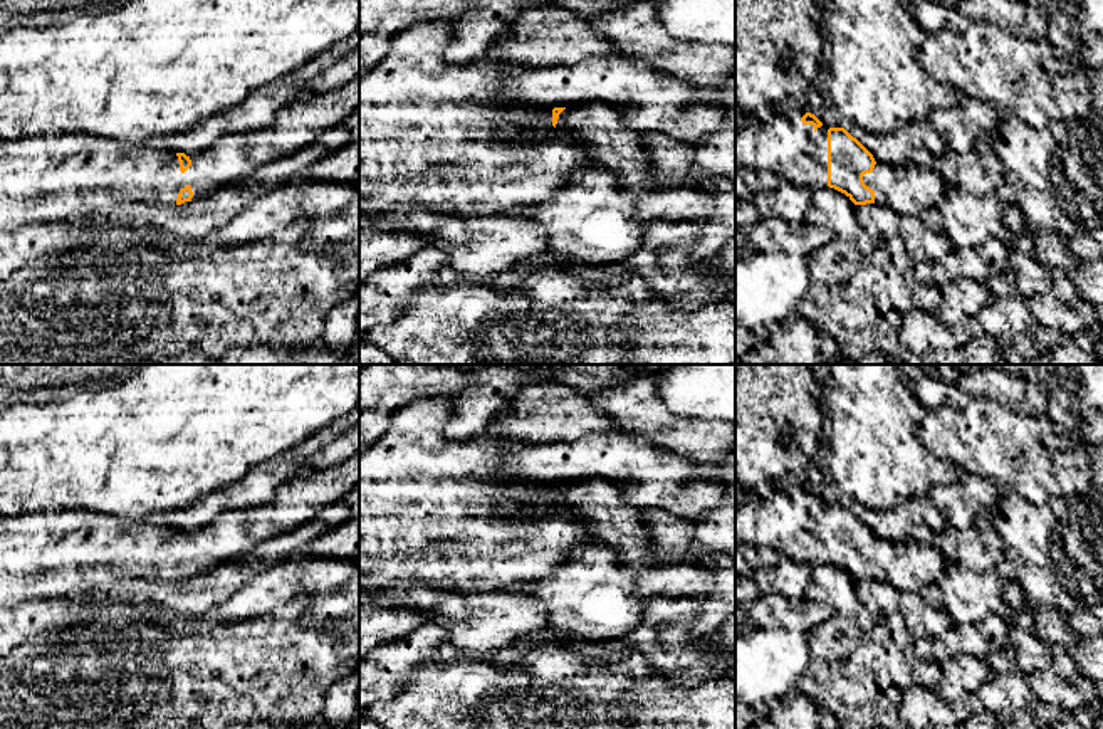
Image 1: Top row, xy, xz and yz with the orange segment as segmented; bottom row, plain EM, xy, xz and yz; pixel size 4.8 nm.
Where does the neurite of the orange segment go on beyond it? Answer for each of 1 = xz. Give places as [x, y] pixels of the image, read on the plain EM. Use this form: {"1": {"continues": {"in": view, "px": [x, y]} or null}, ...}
{"1": {"continues": null}}

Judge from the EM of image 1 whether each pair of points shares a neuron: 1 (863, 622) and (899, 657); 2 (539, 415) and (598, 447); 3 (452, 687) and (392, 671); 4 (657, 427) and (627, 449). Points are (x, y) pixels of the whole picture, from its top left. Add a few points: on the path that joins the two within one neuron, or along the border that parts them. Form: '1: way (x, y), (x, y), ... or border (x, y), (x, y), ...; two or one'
1: border (873, 625), (865, 634); two
2: border (615, 430), (586, 432), (576, 439), (541, 444); two
3: border (439, 657), (422, 664), (392, 697), (380, 701); two
4: border (616, 430), (640, 435), (679, 454); two

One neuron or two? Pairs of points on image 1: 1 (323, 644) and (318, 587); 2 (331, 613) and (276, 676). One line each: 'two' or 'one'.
1: two
2: two

